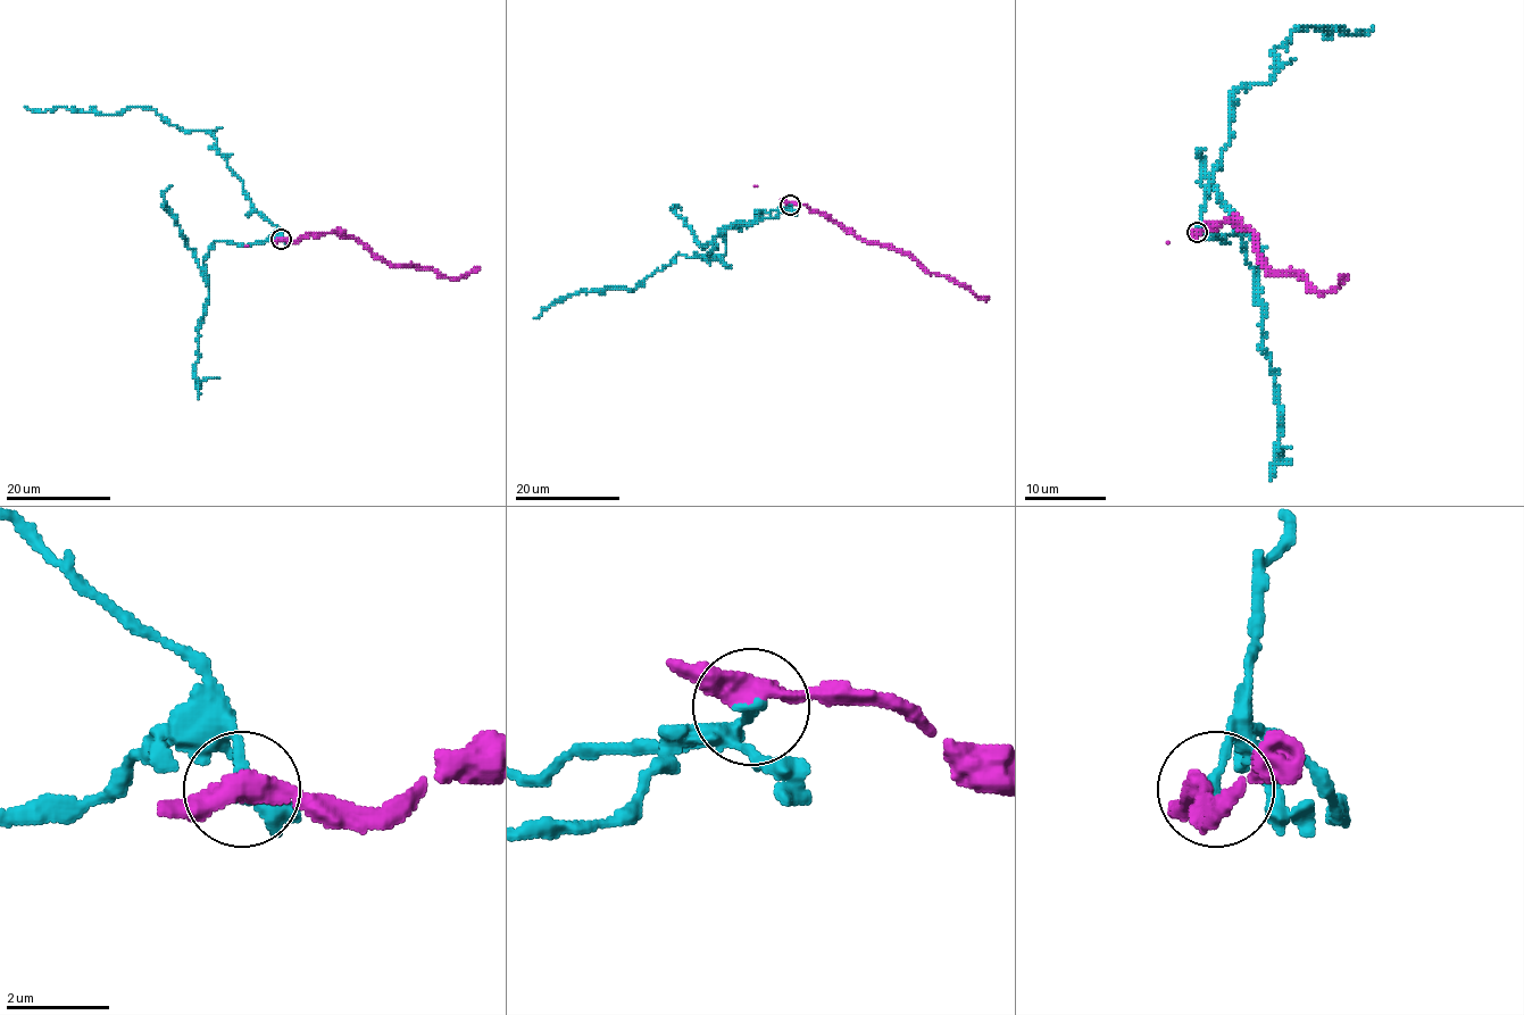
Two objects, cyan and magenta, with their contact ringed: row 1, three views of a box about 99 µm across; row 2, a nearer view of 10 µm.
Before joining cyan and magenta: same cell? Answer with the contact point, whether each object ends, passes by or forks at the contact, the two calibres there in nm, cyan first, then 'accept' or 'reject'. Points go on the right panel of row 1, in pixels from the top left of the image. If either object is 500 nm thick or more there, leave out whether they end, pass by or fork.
place (1197, 232); cyan ends; magenta passes by; calibres 300 and 400 nm; reject

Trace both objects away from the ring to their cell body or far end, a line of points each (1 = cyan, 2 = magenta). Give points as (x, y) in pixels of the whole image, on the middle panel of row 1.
1: (791, 205), (763, 211), (750, 226), (726, 227), (719, 255), (680, 254), (634, 289), (575, 292), (534, 318)
2: (789, 205), (806, 204), (868, 242), (909, 252), (933, 274), (946, 275), (988, 300)

